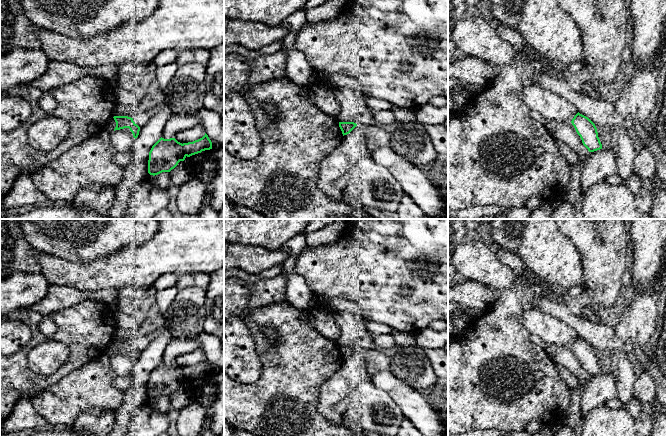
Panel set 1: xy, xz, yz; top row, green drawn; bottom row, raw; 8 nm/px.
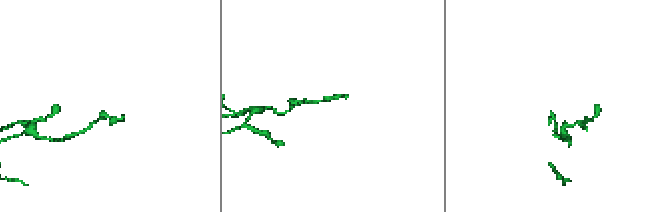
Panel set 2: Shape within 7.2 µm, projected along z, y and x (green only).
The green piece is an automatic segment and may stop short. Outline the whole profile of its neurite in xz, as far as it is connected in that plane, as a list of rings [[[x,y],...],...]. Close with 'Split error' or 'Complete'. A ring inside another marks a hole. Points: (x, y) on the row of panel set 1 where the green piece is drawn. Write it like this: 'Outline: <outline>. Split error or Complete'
Outline: [[[339,122],[343,136],[349,134],[357,126],[354,122]]]. Complete

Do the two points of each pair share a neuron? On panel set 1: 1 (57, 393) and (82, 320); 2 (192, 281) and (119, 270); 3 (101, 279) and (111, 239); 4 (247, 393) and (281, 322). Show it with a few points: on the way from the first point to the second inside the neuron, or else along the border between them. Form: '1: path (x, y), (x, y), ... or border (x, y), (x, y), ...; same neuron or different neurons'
1: border (83, 364), (43, 390); different neurons
2: border (202, 272), (187, 272), (179, 276); different neurons
3: border (128, 245), (108, 255), (97, 256), (84, 262); different neurons
4: path (266, 380), (286, 360), (286, 341); same neuron

